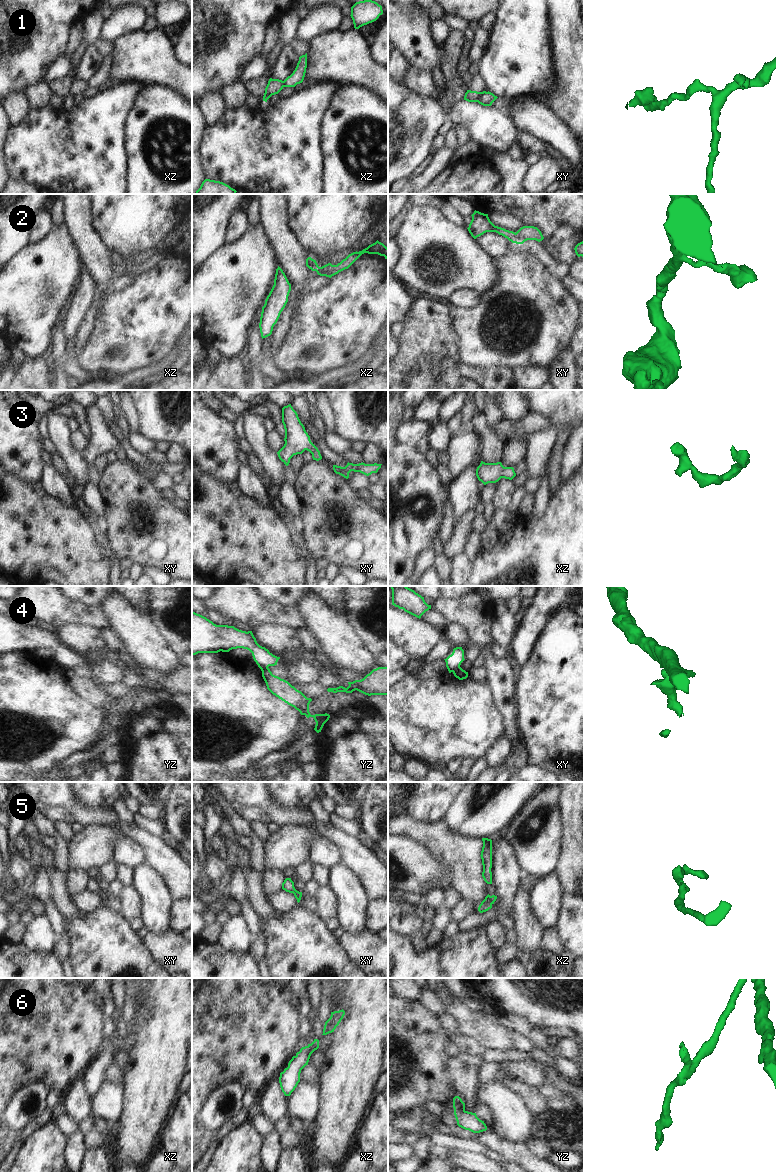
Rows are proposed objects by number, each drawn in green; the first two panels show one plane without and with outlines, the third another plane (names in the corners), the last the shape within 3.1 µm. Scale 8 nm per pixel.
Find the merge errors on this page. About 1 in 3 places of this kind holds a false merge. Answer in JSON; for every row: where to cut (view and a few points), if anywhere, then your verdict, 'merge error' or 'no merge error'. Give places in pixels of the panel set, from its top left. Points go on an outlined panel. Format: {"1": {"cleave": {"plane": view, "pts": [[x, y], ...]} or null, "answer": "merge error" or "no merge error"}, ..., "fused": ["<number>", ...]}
{"1": {"cleave": {"plane": "xy", "pts": [[482, 92], [476, 101]]}, "answer": "merge error"}, "2": {"cleave": null, "answer": "no merge error"}, "3": {"cleave": null, "answer": "no merge error"}, "4": {"cleave": {"plane": "yz", "pts": [[267, 666], [261, 669]]}, "answer": "merge error"}, "5": {"cleave": null, "answer": "no merge error"}, "6": {"cleave": null, "answer": "no merge error"}, "fused": ["1", "4"]}

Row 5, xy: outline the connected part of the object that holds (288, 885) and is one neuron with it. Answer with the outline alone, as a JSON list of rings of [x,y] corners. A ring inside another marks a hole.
[[[286,878],[284,882],[282,883],[282,889],[286,892],[293,893],[295,898],[297,899],[297,902],[299,903],[302,897],[302,892],[299,892],[294,887],[294,882],[291,880],[291,878]]]

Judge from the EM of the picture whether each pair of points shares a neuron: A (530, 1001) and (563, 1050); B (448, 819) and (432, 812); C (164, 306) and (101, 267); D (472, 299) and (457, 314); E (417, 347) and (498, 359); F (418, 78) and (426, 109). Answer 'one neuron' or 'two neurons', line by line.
A: two neurons
B: two neurons
C: two neurons
D: two neurons
E: two neurons
F: two neurons

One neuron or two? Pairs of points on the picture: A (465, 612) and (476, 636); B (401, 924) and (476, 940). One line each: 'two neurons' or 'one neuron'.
A: one neuron
B: two neurons

